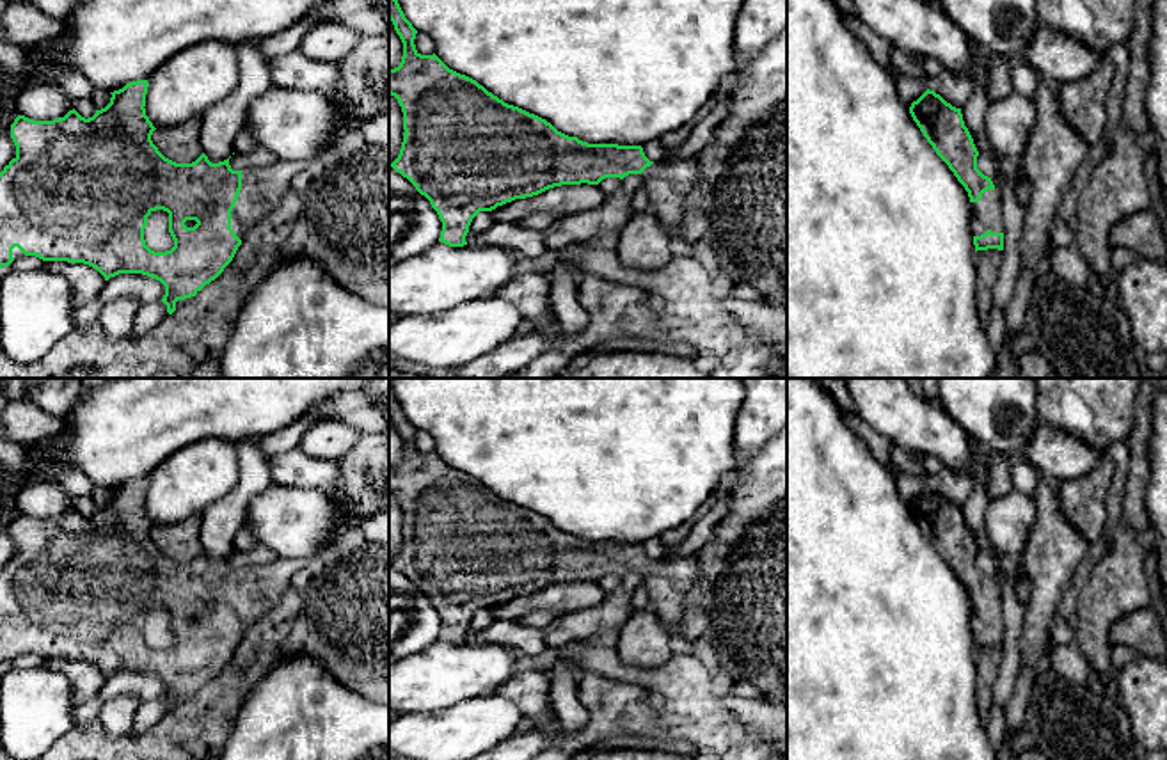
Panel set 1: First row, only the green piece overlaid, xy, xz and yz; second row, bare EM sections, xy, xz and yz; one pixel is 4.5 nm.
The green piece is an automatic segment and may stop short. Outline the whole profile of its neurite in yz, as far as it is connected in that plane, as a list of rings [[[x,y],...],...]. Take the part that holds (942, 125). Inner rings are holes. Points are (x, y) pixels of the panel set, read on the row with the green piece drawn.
[[[927,89],[911,103],[909,114],[936,154],[968,192],[975,252],[1004,250],[1005,222],[998,178],[988,178],[977,169],[979,151],[965,126],[961,108]]]

